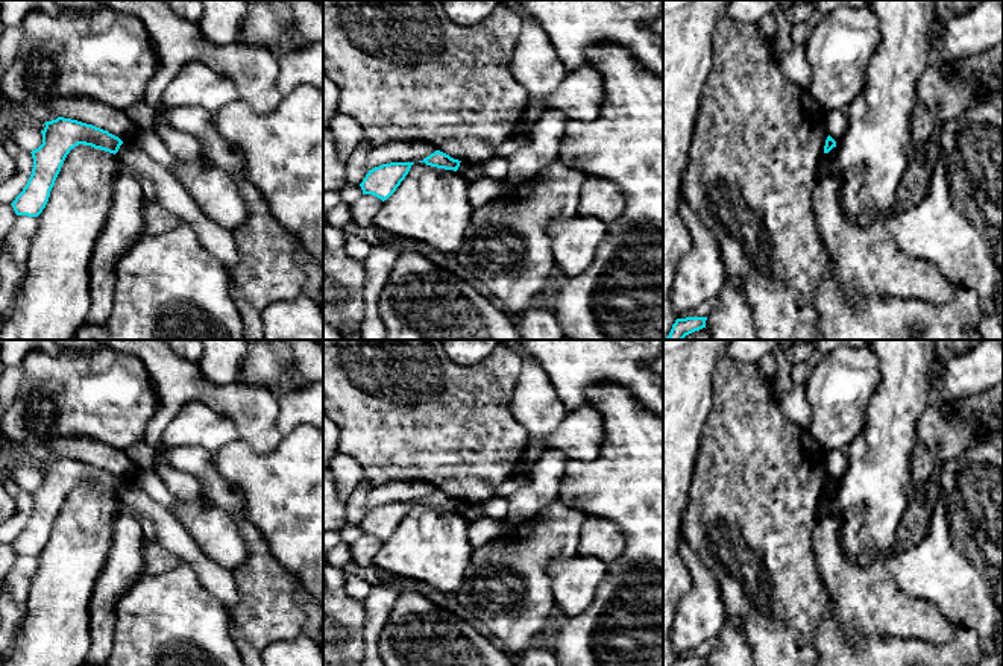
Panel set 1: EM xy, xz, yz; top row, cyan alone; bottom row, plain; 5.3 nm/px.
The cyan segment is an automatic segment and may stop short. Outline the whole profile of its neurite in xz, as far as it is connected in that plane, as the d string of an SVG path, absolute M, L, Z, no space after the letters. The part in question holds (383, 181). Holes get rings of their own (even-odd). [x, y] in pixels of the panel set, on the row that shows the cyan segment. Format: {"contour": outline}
{"contour": "M390 162L369 170L360 184L363 194L387 200L408 174L414 162Z"}

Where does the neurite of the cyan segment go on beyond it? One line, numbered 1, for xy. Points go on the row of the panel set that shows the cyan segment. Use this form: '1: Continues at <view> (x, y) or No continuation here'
1: No continuation here

